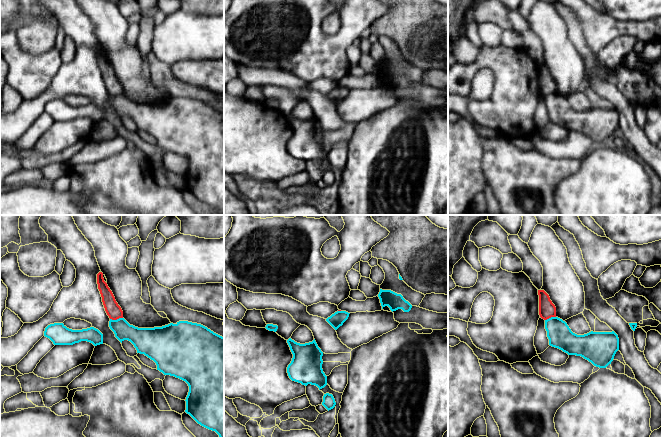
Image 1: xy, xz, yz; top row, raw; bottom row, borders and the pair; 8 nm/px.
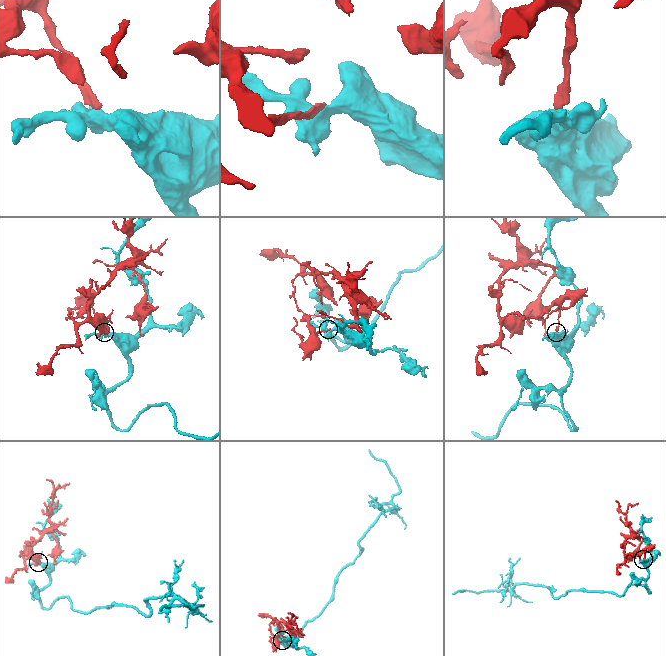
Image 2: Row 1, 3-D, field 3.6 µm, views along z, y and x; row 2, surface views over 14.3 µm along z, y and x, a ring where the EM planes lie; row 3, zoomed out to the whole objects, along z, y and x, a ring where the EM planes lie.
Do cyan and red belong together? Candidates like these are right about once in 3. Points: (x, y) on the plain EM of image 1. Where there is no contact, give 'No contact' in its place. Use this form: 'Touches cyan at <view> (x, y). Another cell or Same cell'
Touches cyan at xy (117, 95). Another cell

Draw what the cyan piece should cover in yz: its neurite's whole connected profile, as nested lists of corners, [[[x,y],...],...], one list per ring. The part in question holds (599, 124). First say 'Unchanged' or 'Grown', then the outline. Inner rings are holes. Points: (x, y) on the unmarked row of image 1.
Unchanged. [[[558,93],[545,96],[549,121],[568,131],[581,132],[599,144],[606,144],[619,126],[618,111],[612,108],[589,108],[577,111]]]

